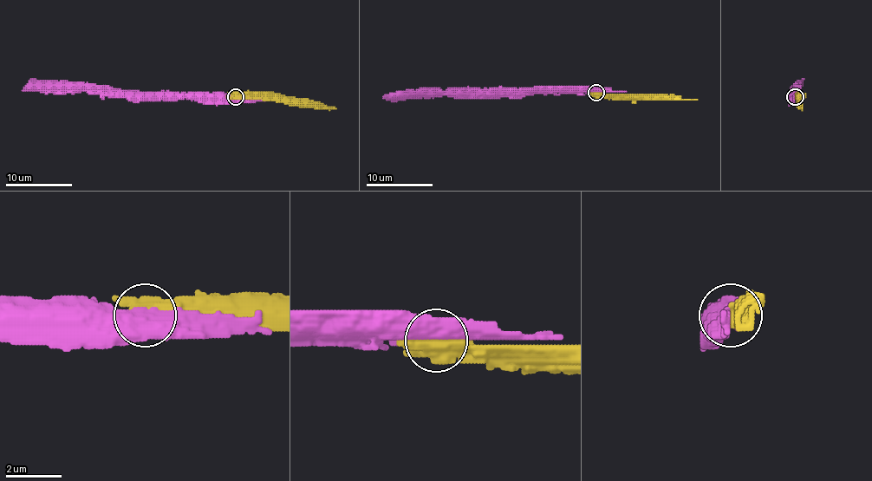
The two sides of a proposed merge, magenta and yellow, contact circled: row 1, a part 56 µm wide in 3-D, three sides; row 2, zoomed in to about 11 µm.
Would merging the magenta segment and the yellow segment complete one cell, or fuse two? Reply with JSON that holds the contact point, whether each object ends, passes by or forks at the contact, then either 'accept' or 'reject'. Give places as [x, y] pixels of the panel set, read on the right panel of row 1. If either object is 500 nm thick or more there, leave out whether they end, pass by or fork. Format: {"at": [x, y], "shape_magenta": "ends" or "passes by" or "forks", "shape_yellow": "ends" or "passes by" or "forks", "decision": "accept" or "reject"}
{"at": [795, 96], "decision": "accept"}

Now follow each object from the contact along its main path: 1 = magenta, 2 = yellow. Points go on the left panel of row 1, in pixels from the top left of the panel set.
1: (235, 97), (115, 97), (85, 90), (22, 90)
2: (235, 97), (284, 99), (322, 104), (336, 108)

